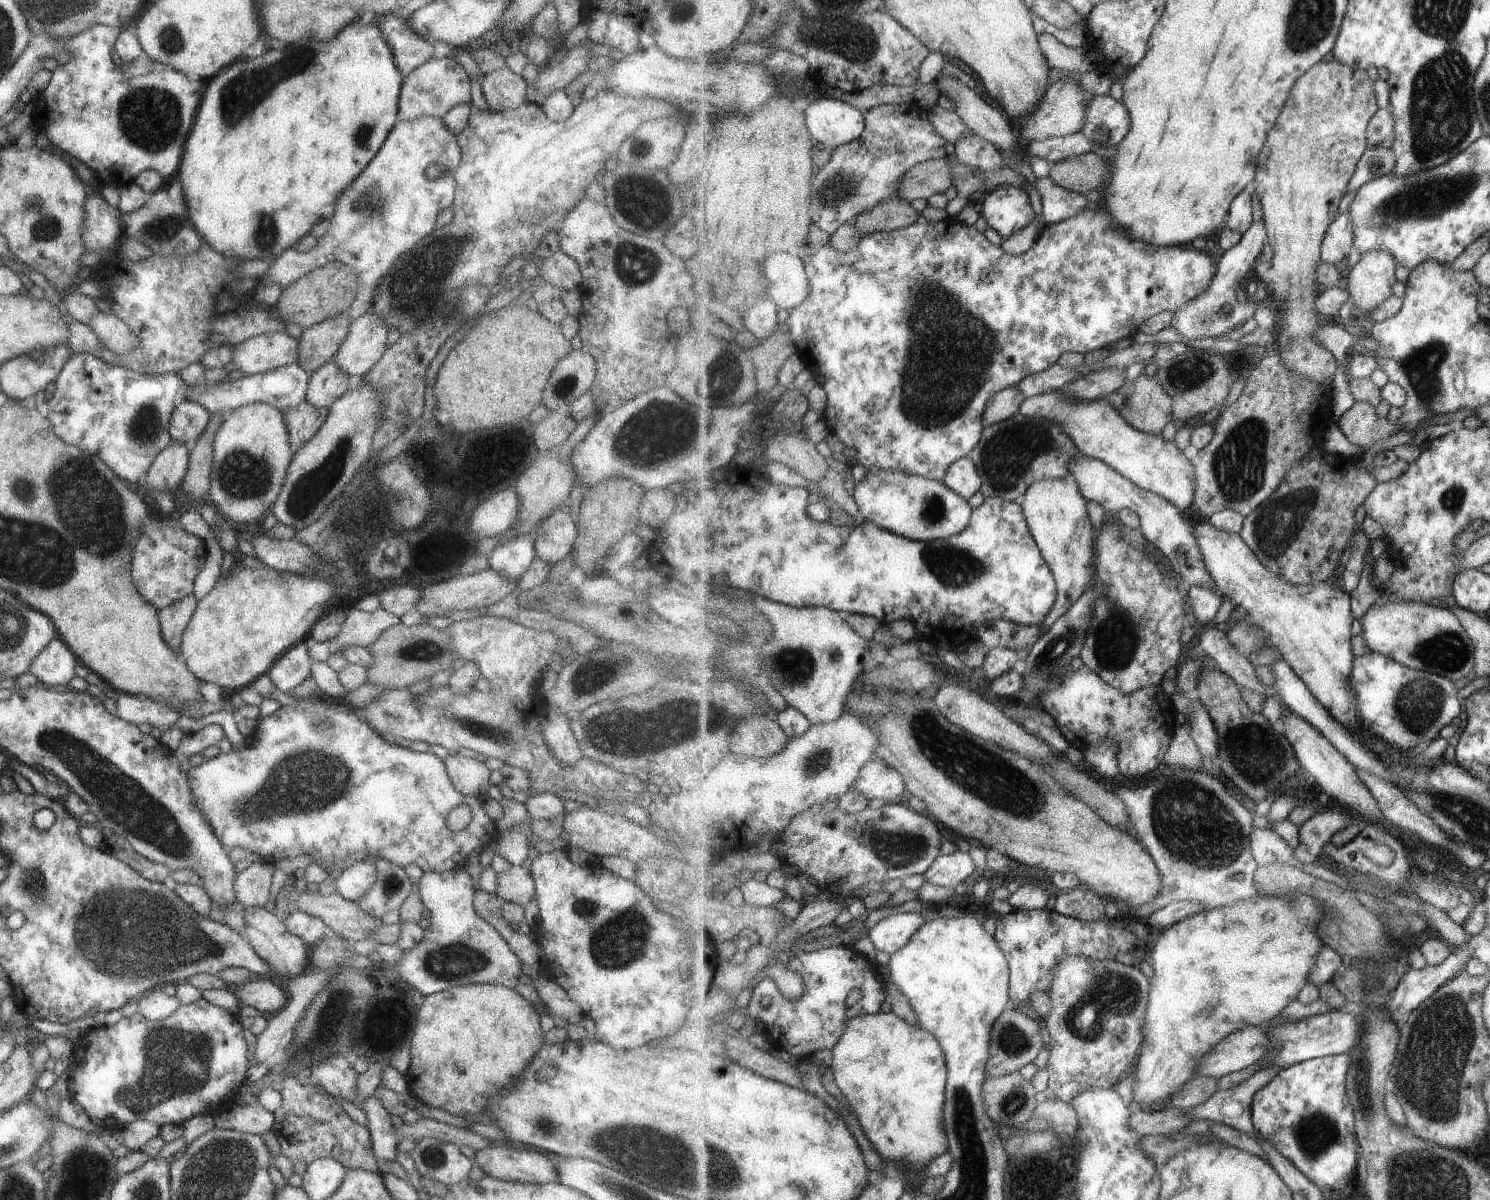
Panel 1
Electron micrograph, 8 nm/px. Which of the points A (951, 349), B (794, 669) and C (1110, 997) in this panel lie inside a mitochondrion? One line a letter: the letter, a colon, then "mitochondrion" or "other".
A: mitochondrion
B: mitochondrion
C: mitochondrion

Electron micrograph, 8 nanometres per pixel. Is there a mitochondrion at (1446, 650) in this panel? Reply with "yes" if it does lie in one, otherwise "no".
yes

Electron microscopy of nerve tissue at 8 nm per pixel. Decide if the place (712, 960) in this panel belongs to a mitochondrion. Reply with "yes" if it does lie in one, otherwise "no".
no

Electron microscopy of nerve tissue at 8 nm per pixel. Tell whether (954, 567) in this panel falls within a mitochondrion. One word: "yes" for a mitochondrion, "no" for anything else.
yes

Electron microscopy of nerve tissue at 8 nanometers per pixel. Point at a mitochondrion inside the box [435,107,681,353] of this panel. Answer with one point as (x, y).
(646, 202)

